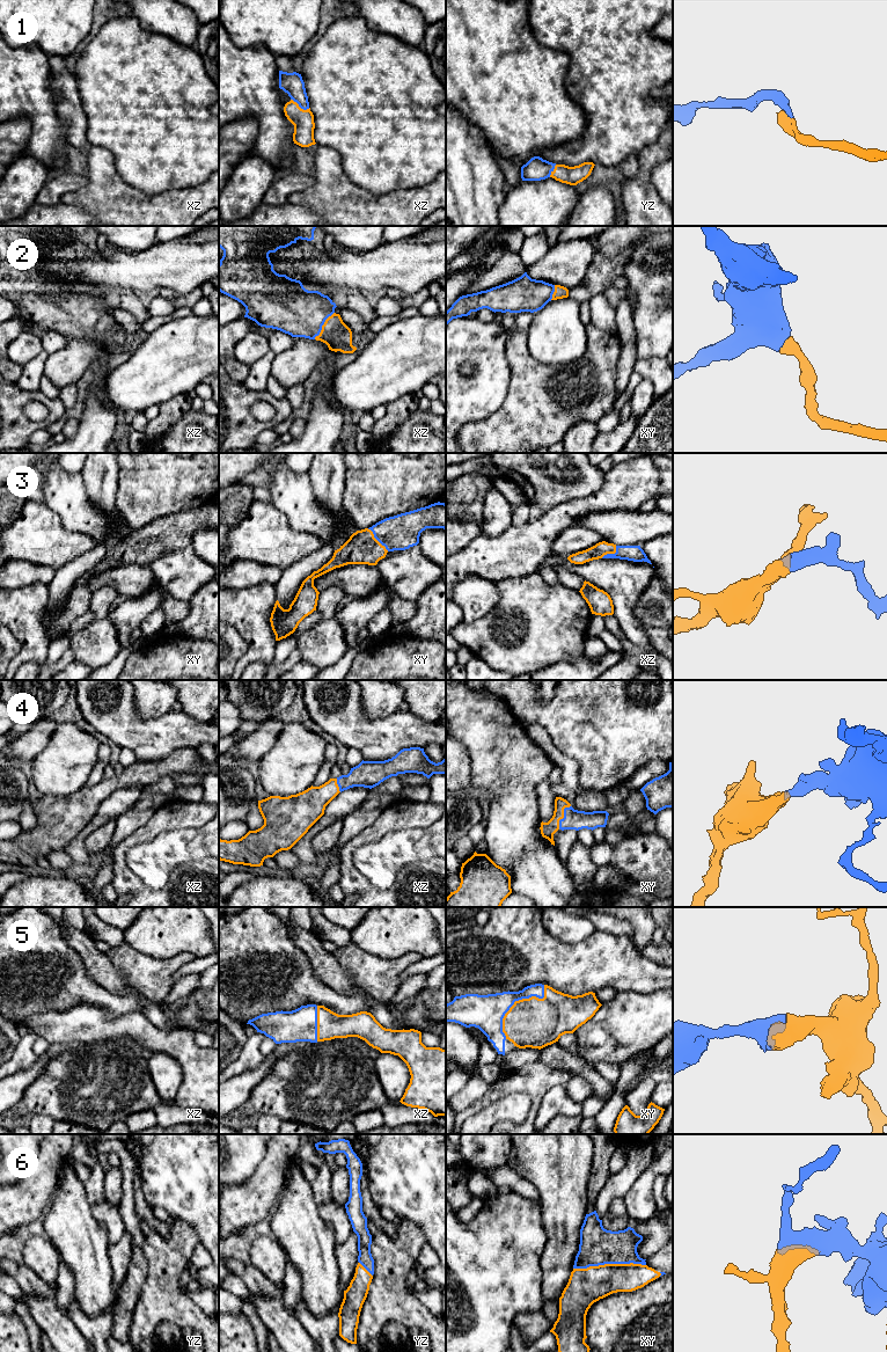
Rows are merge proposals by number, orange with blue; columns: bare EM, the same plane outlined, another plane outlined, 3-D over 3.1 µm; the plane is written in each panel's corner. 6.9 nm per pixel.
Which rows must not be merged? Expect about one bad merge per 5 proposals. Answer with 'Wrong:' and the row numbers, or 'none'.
Wrong: none

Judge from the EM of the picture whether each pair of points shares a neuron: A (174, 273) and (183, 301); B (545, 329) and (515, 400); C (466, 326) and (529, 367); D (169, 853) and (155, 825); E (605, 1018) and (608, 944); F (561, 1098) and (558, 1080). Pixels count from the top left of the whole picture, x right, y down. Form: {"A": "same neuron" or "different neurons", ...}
{"A": "different neurons", "B": "different neurons", "C": "different neurons", "D": "different neurons", "E": "different neurons", "F": "different neurons"}

